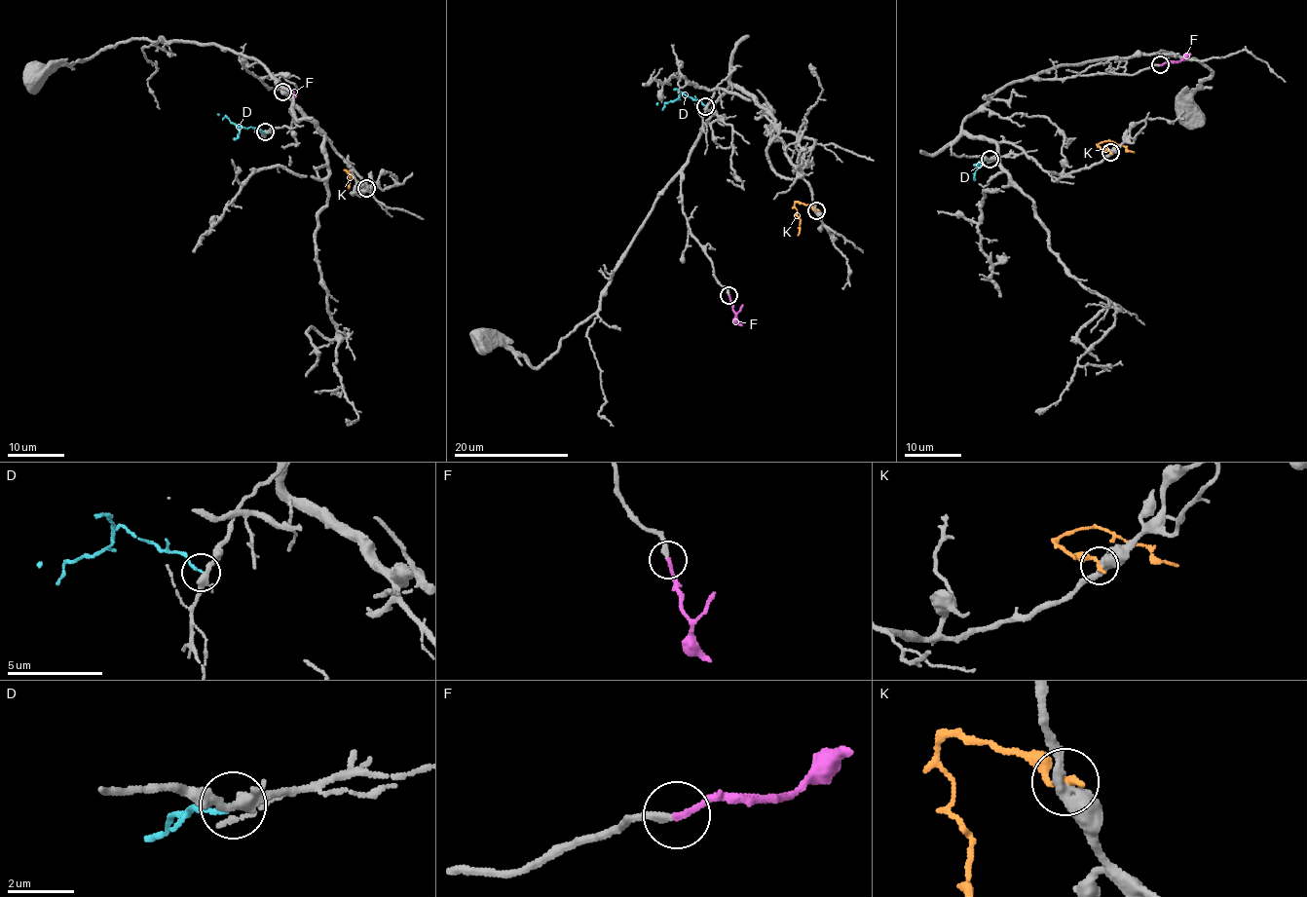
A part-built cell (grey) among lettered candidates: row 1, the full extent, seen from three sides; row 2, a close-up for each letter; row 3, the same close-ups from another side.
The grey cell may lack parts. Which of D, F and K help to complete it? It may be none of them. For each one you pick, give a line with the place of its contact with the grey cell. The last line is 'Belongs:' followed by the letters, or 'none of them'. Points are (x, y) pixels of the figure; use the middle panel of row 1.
F: (728, 295)
Belongs: F

